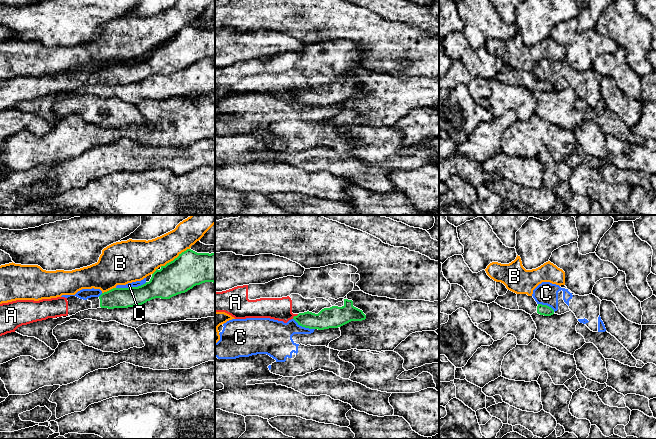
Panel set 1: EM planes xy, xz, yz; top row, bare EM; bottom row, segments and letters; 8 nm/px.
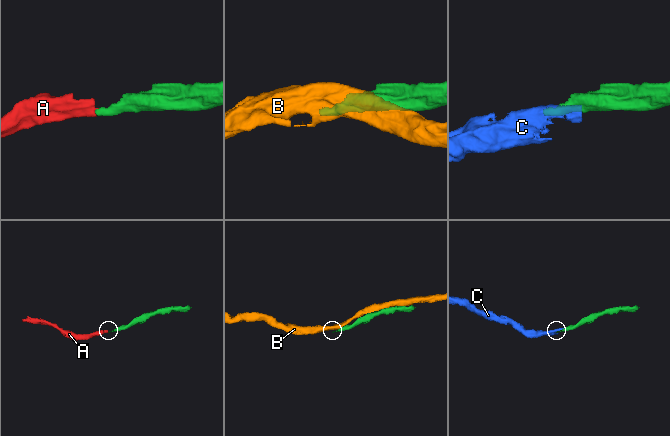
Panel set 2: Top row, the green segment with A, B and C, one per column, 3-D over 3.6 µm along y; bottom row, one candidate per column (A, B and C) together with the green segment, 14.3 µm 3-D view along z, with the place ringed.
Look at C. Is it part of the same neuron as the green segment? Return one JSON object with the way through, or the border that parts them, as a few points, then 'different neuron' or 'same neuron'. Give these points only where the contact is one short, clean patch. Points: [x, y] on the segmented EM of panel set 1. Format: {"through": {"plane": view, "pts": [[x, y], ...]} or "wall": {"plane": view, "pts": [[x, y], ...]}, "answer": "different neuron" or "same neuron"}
{"answer": "different neuron"}

